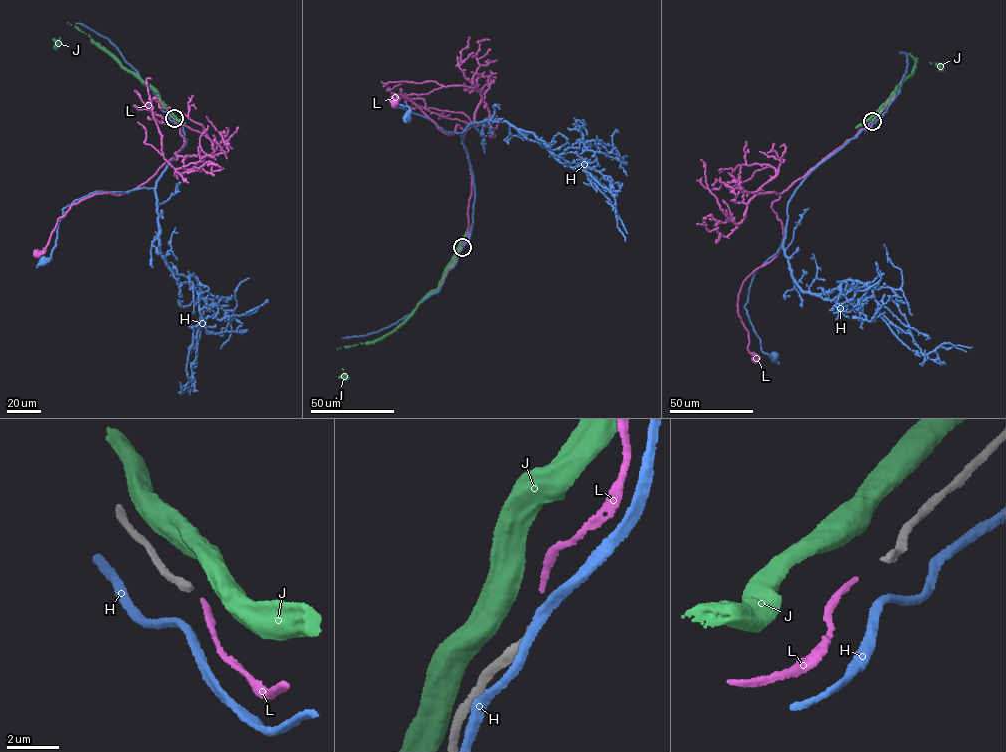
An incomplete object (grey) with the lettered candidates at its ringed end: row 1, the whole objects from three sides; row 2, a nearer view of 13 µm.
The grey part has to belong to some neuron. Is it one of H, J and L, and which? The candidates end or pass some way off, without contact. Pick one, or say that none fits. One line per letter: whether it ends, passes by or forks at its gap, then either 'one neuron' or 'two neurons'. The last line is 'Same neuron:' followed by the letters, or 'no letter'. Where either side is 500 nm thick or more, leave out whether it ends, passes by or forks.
H: it passes by | two neurons
J: two neurons
L: it ends | one neuron
Same neuron: L

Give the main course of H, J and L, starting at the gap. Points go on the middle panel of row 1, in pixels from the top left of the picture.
H: (463, 247), (470, 236), (475, 199), (463, 132), (445, 131), (430, 119), (391, 102), (407, 105), (407, 117)
J: (461, 246), (438, 287), (423, 299), (413, 314), (379, 339), (337, 348), (345, 376)
L: (463, 245), (472, 179), (466, 132), (457, 124), (454, 134), (444, 133), (400, 94), (392, 96), (394, 103)

